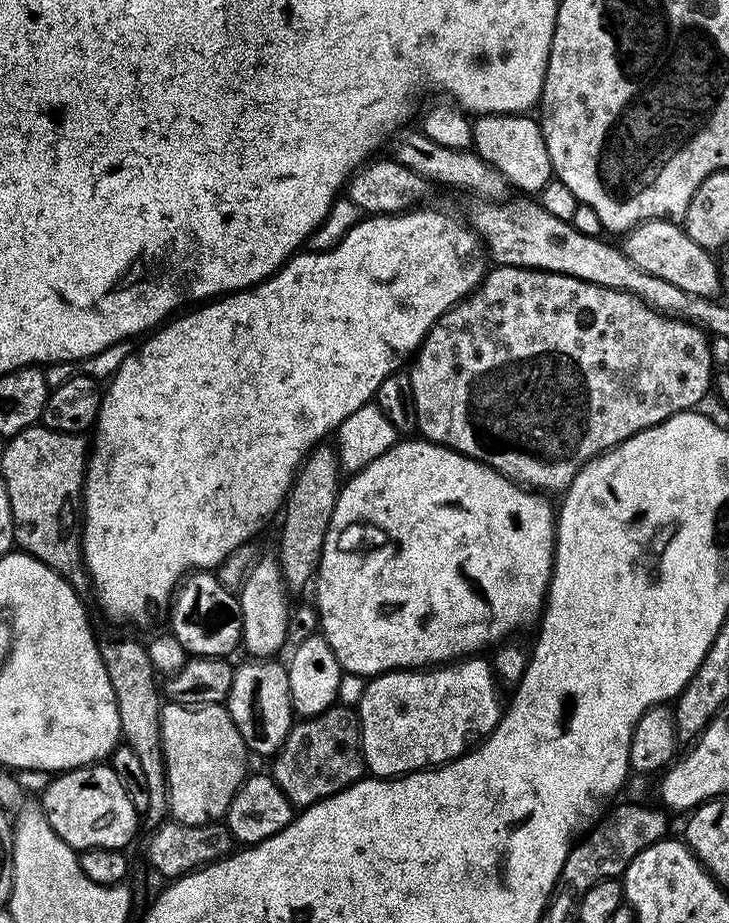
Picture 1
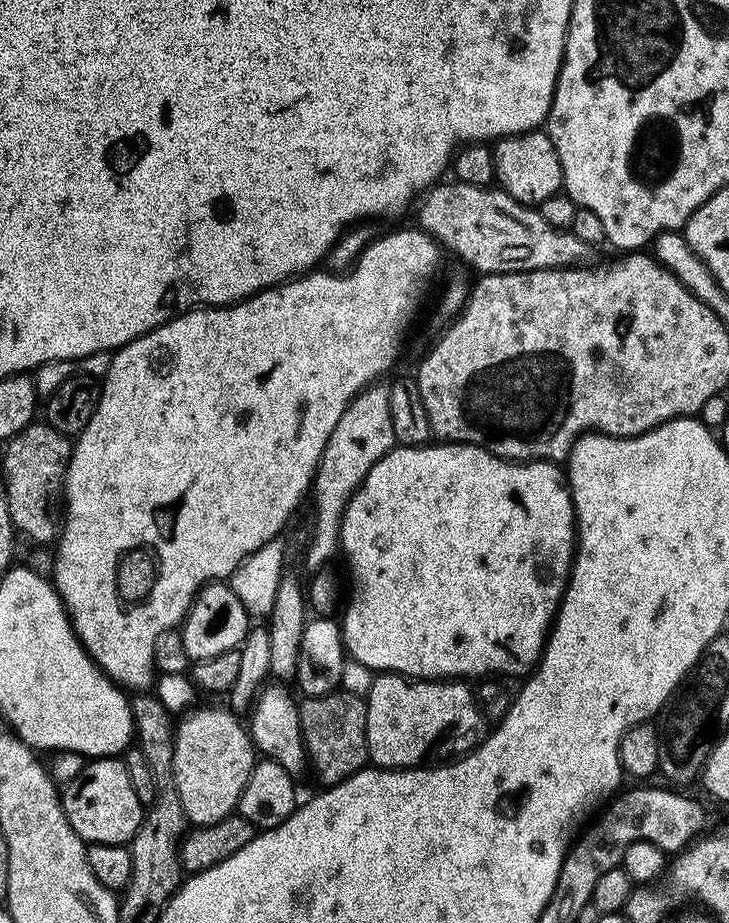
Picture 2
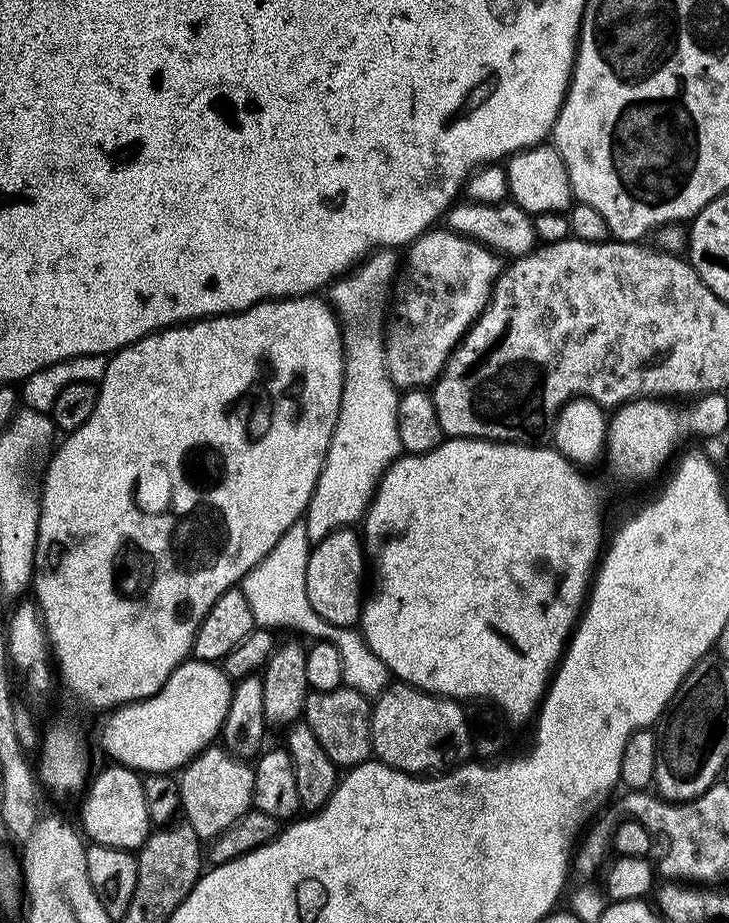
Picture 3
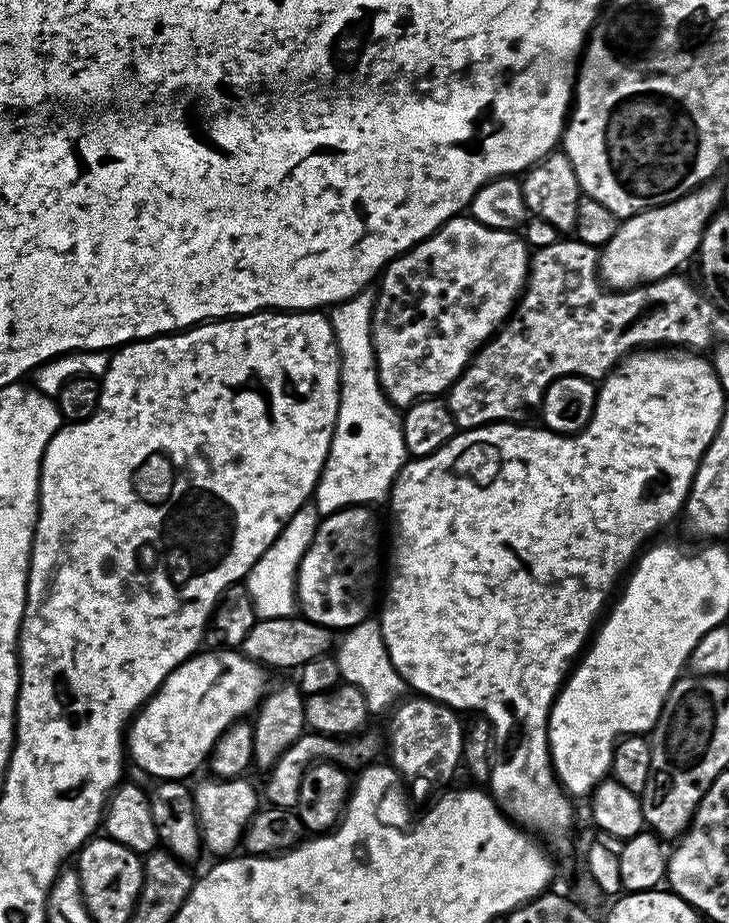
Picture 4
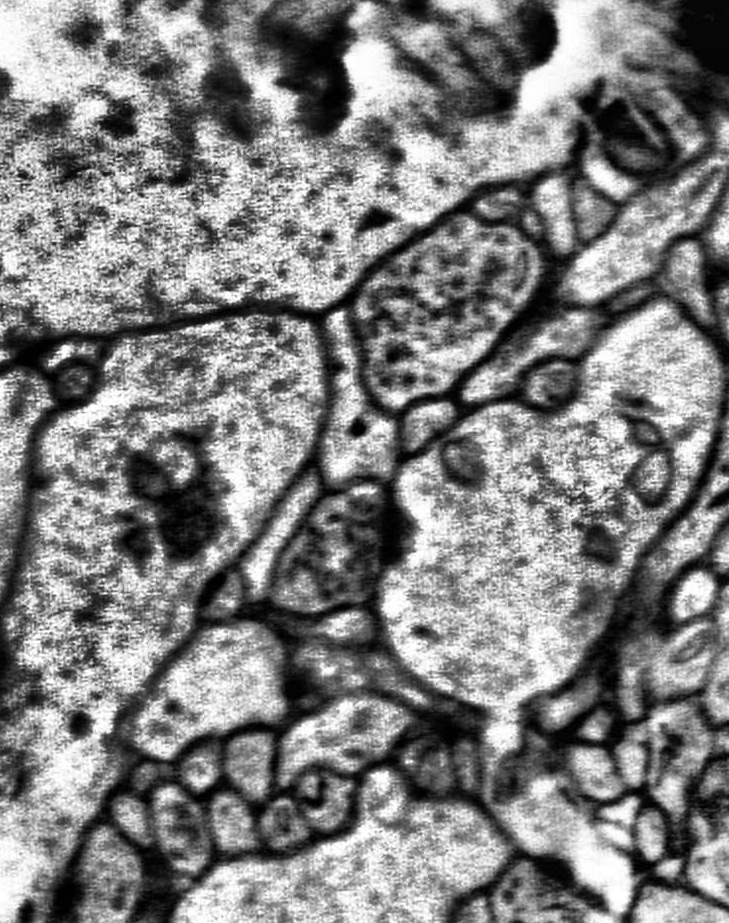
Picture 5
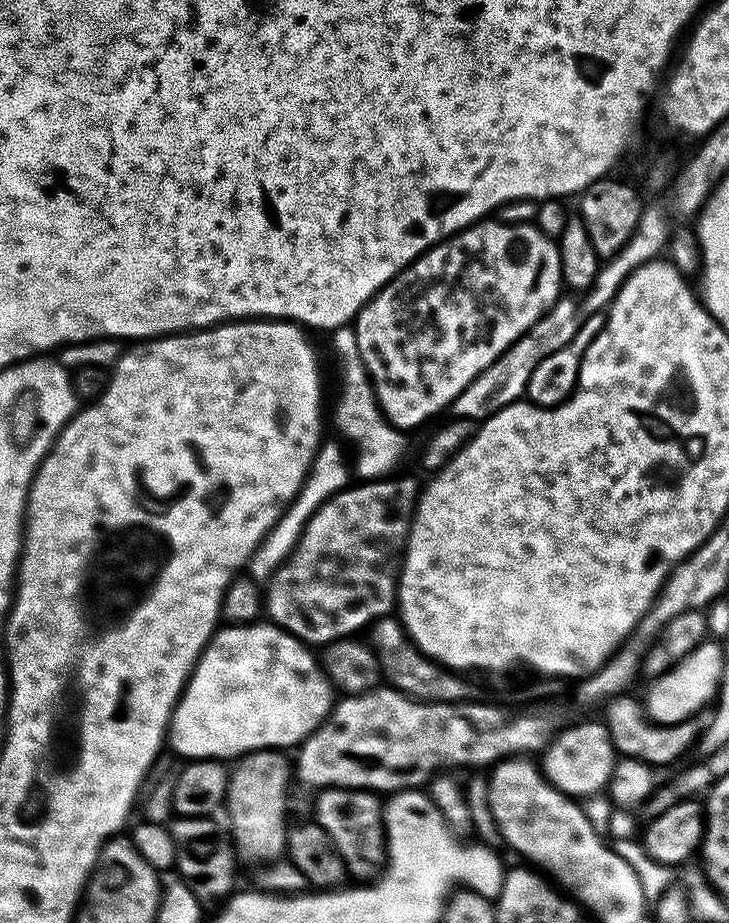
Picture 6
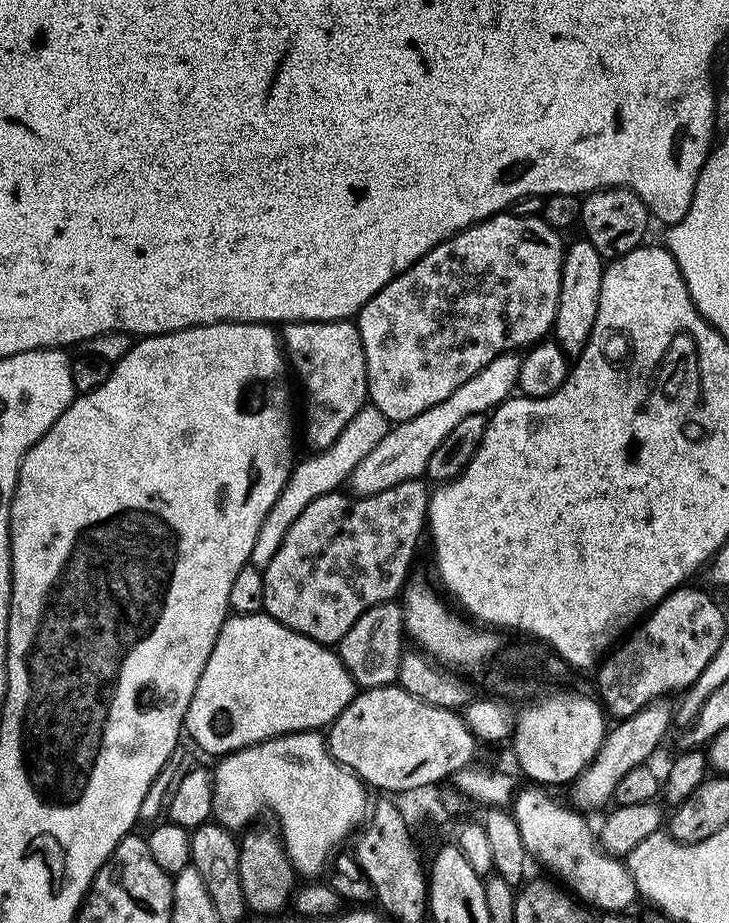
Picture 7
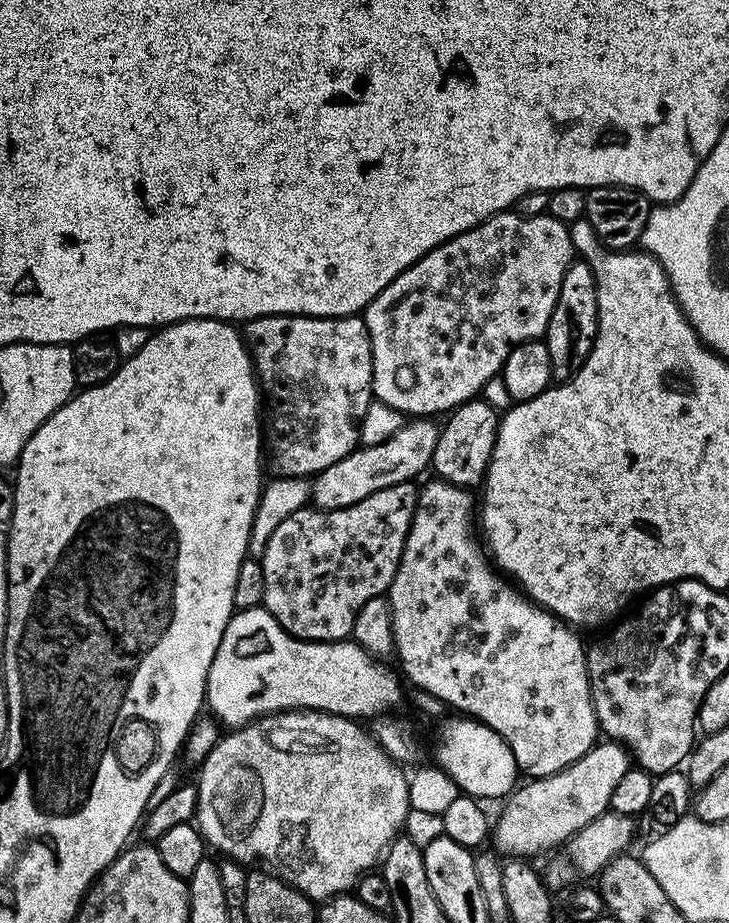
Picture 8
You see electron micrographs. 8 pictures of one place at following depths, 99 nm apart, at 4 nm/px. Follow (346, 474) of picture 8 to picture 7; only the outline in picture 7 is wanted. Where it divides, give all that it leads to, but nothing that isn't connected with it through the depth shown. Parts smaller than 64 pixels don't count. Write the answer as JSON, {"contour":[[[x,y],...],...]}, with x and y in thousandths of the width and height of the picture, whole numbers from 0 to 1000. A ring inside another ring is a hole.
{"contour":[[[695,381],[684,385],[656,405],[650,405],[649,410],[628,418],[628,423],[623,423],[617,431],[606,431],[606,436],[579,444],[579,449],[568,453],[539,458],[524,479],[519,479],[519,483],[513,483],[513,488],[508,488],[508,492],[502,492],[502,496],[497,496],[491,505],[486,505],[480,517],[480,525],[483,524],[484,529],[481,532],[490,538],[512,537],[524,531],[535,531],[535,527],[546,527],[558,520],[578,519],[595,488],[605,483],[606,477],[628,457],[647,451],[665,450],[701,430],[709,419],[713,400],[715,390],[709,382]]]}

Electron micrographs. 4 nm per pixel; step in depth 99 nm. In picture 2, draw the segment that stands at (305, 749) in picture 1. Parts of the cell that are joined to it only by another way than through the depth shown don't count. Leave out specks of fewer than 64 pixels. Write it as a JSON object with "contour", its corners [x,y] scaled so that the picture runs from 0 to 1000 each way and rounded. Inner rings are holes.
{"contour":[[[460,748],[444,754],[418,755],[410,762],[410,782],[424,827],[428,834],[435,834],[443,850],[466,849],[506,827],[502,804],[503,767],[503,759],[498,755],[471,748]]]}

